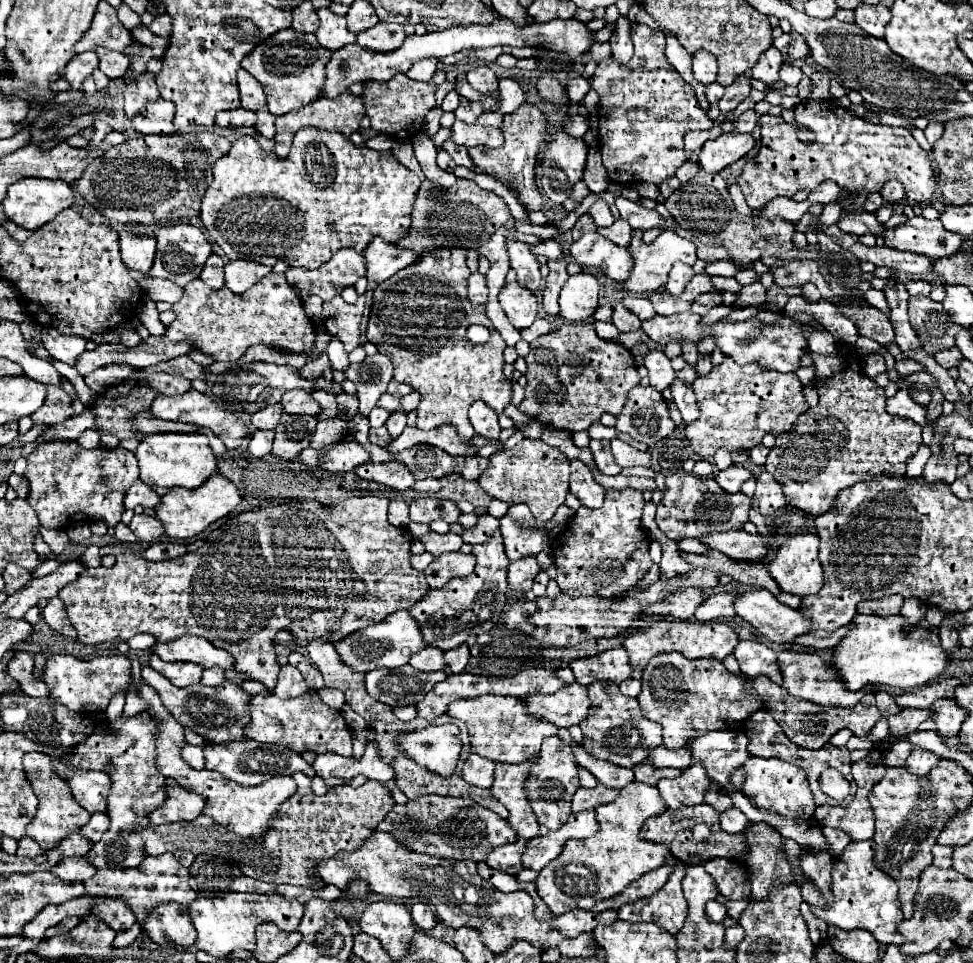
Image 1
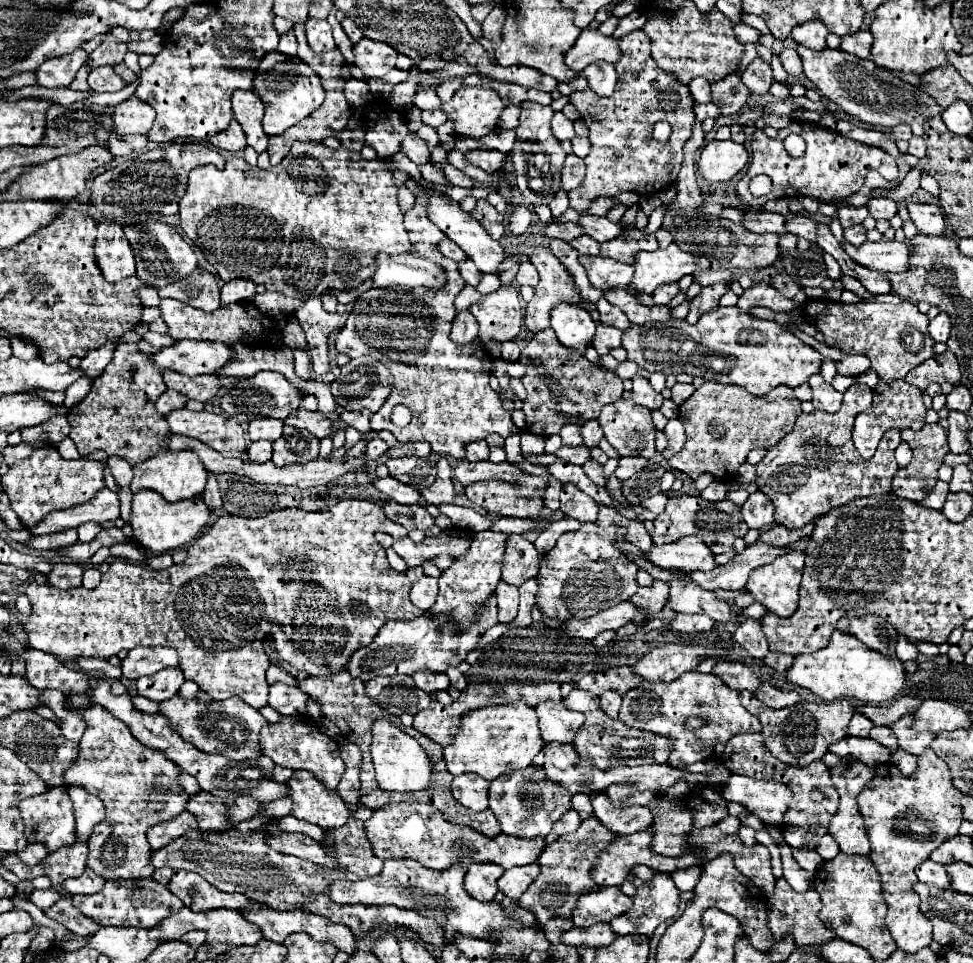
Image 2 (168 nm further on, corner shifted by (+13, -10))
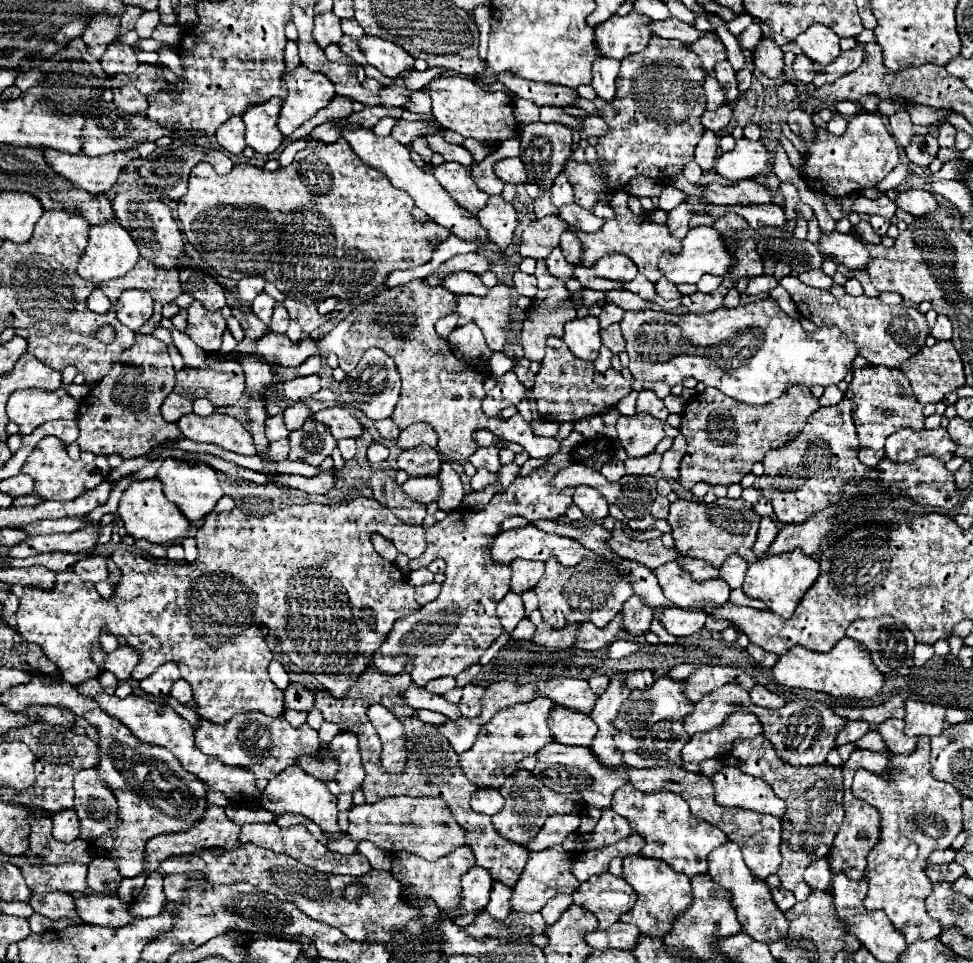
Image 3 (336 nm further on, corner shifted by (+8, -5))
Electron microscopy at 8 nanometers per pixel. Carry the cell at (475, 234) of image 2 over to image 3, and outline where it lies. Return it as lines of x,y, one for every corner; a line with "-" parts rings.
342,128
342,138
352,146
352,150
362,158
364,164
382,170
396,188
408,192
408,194
414,198
416,206
422,208
422,210
430,216
430,220
434,220
436,224
448,228
452,234
456,234
458,238
464,238
464,240
474,240
474,238
478,238
478,236
482,236
482,238
486,236
486,230
480,226
480,222
478,222
476,218
466,218
464,212
468,212
468,210
464,210
464,208
438,184
438,180
436,180
432,174
426,174
422,168
418,168
418,166
410,160
408,148
402,146
400,142
396,142
392,136
380,138
380,136
376,136
376,134
374,134
372,130
368,130
368,128
358,128
358,130

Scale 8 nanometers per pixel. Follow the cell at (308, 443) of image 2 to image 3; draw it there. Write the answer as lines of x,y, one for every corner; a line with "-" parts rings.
306,420
306,424
300,430
290,432
290,460
300,460
310,466
320,466
324,458
332,456
332,450
336,448
336,440
326,428
326,424
320,424
318,420

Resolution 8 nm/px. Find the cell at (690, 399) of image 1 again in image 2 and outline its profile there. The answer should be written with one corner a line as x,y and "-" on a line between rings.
677,417
669,419
667,421
667,427
665,427
665,435
667,435
667,449
663,451
663,457
669,459
671,455
675,455
677,451
683,449
685,445
685,431
683,431
683,421
679,421

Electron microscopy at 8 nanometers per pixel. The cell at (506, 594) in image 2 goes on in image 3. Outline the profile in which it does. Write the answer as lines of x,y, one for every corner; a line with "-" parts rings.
508,592
508,594
504,596
504,600
498,604
496,614
498,614
498,618
500,618
500,624
502,624
504,632
510,634
510,632
516,628
516,624
526,616
520,594

